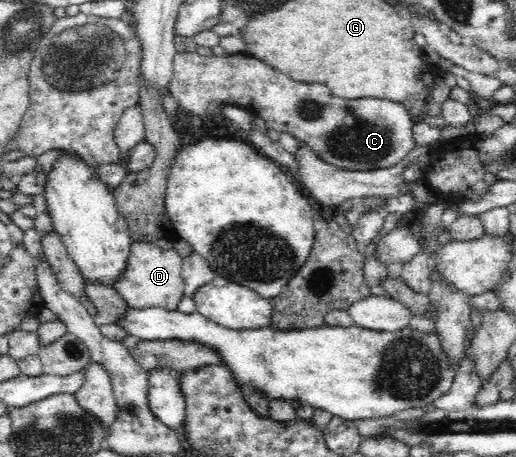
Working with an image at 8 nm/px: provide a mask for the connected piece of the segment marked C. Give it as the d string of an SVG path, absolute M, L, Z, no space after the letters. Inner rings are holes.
M194 51L177 52L175 55L169 89L178 106L183 106L193 115L213 115L221 112L224 105L238 106L253 115L261 116L269 128L288 132L301 145L315 151L321 160L350 171L372 171L395 166L410 150L418 146L411 131L415 124L414 118L397 102L380 98L341 98L327 85L293 81L269 64L247 54L213 55L209 58Z

